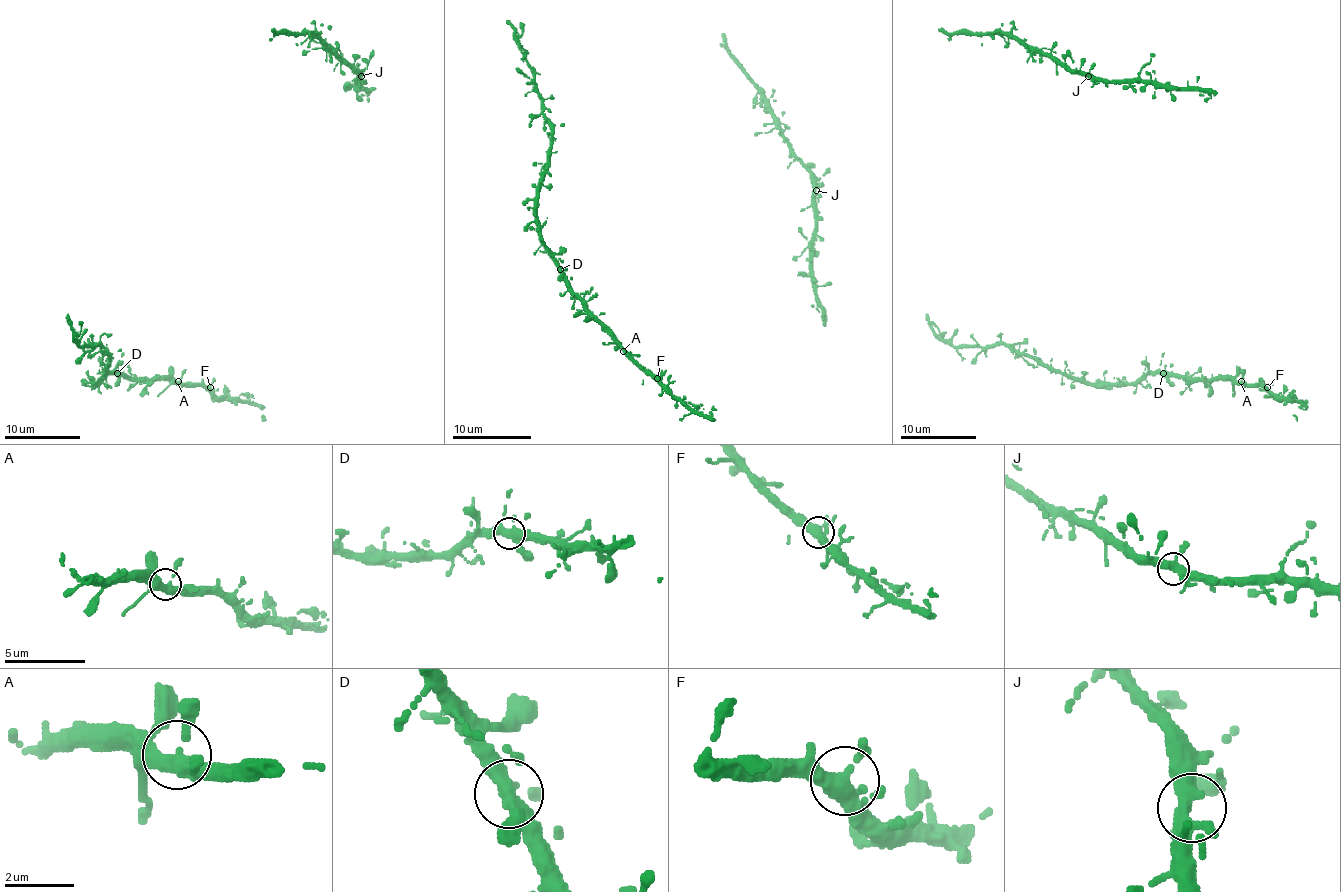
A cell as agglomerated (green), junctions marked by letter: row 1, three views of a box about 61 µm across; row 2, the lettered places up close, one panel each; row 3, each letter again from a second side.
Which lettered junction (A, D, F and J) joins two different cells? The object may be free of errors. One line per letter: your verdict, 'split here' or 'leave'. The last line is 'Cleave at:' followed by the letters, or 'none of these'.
A: leave
D: leave
F: leave
J: leave
Cleave at: none of these

